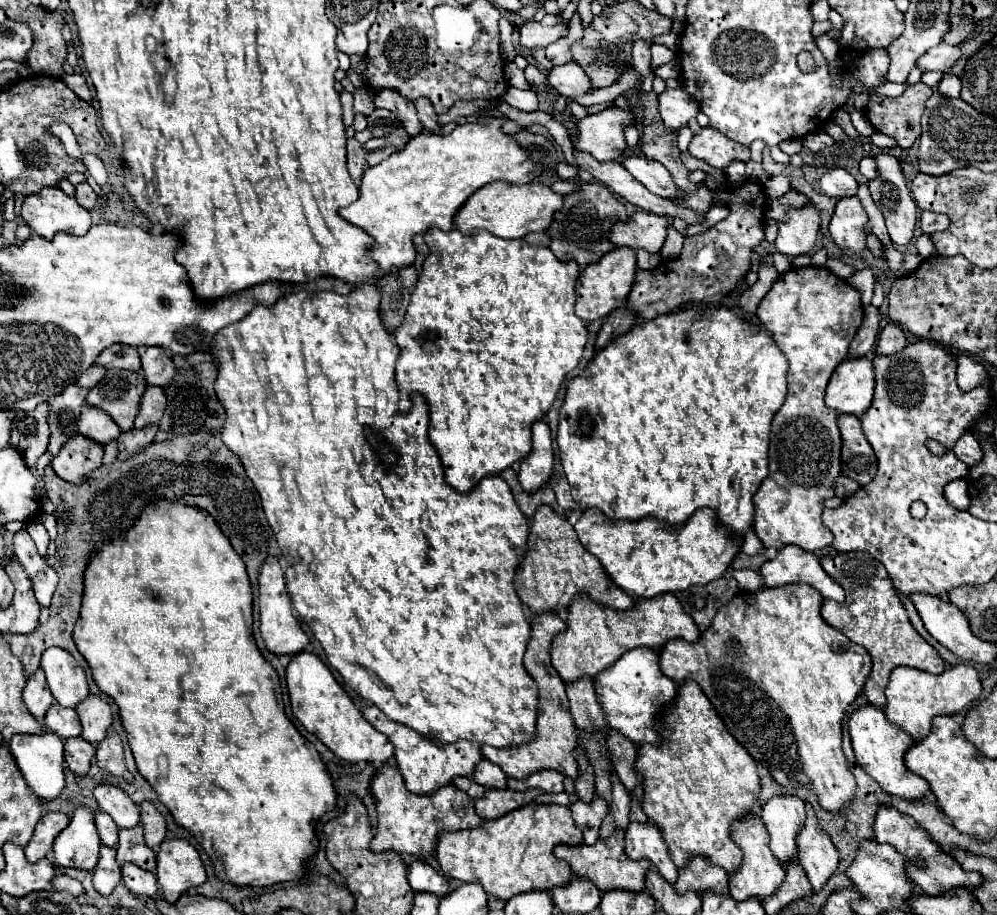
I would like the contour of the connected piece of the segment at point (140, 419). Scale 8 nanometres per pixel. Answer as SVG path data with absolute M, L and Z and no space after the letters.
M147 386L143 396L141 396L141 404L139 404L139 412L137 412L137 418L135 418L135 426L143 428L147 424L159 422L163 412L165 412L165 406L167 406L165 390L157 388L157 386L155 388Z

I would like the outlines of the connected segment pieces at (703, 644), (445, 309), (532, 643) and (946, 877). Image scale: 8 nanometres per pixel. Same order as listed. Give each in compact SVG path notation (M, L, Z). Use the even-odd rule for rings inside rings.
M785 584L785 586L779 586L779 588L761 588L755 594L747 594L747 592L735 594L729 604L725 604L725 606L721 606L721 610L717 610L711 626L701 632L699 642L691 644L691 642L685 642L685 640L669 640L659 652L659 666L661 666L661 672L677 684L693 678L701 686L705 696L711 700L711 704L715 706L717 714L725 722L727 730L735 736L735 740L739 744L743 744L749 750L749 754L757 762L761 762L781 786L787 786L787 788L797 788L797 786L813 788L819 796L819 804L825 810L839 812L841 808L849 806L849 802L855 796L855 778L849 770L847 758L845 758L843 748L841 748L841 722L843 722L847 706L857 698L857 694L861 692L861 688L863 688L863 684L865 684L865 680L871 672L871 656L867 654L867 650L863 646L851 642L845 634L841 634L839 630L825 624L825 620L819 614L821 604L823 604L821 594L817 594L817 590L813 590L809 584Z
M431 228L425 232L425 242L431 252L423 264L417 286L411 294L411 302L409 302L405 320L395 332L395 342L401 350L399 360L397 360L397 384L399 384L399 392L405 398L405 402L411 392L419 392L427 400L429 416L431 416L429 438L441 458L441 464L445 470L445 480L457 492L467 492L467 490L473 490L473 486L477 486L477 482L481 478L491 476L491 474L501 474L513 462L523 460L531 452L531 424L541 420L547 414L547 410L551 408L551 404L561 388L563 378L579 364L579 358L583 354L583 346L587 342L587 326L573 312L579 266L577 266L577 262L561 262L547 246L527 244L523 238L521 240L501 240L489 232L477 232L473 236L467 236L467 234L459 232L457 228L449 230L449 232L443 232L439 228Z
M531 614L529 622L531 622L531 638L527 644L523 664L525 664L529 676L533 676L539 686L539 716L537 716L537 724L535 724L535 738L529 744L521 744L521 746L507 746L507 748L481 746L481 752L489 762L497 764L511 778L527 778L529 774L533 774L537 770L547 770L547 768L557 770L563 776L577 778L579 768L573 758L573 750L577 748L577 732L575 732L575 724L573 724L573 718L569 712L565 682L557 674L557 670L553 670L551 658L549 658L551 640L555 634L565 630L565 622L557 614L541 614L541 618L533 618L533 614Z
M879 806L873 822L873 834L875 842L891 844L895 850L903 856L903 866L907 870L907 876L913 884L917 884L925 894L943 894L947 890L959 888L959 886L979 886L981 874L979 872L965 872L949 854L941 850L937 842L929 838L929 834L915 824L911 816L901 814L899 810L893 810L891 806Z

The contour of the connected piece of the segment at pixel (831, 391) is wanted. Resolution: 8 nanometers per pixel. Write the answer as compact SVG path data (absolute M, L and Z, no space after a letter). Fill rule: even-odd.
M869 358L843 360L827 384L825 402L841 414L861 416L873 400L875 374Z

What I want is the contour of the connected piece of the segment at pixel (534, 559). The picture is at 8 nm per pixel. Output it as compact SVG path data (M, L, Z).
M547 504L539 506L531 518L527 554L517 568L513 582L521 602L527 604L529 610L535 614L555 610L563 614L575 594L589 594L595 602L601 602L615 610L627 610L633 606L633 598L625 590L615 586L603 570L601 562L583 548L567 518L557 514Z

